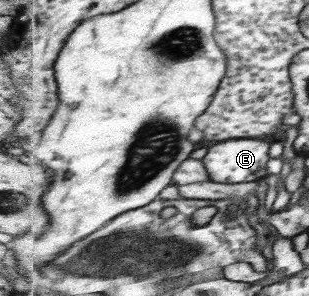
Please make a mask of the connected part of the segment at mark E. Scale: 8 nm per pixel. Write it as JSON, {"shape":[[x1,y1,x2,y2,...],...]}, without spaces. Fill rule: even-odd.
{"shape":[[262,138,229,139,208,149,208,155,204,157,204,165,206,165,210,177,218,183,258,181,269,175,267,165,272,158,271,144,272,140,264,141]]}

